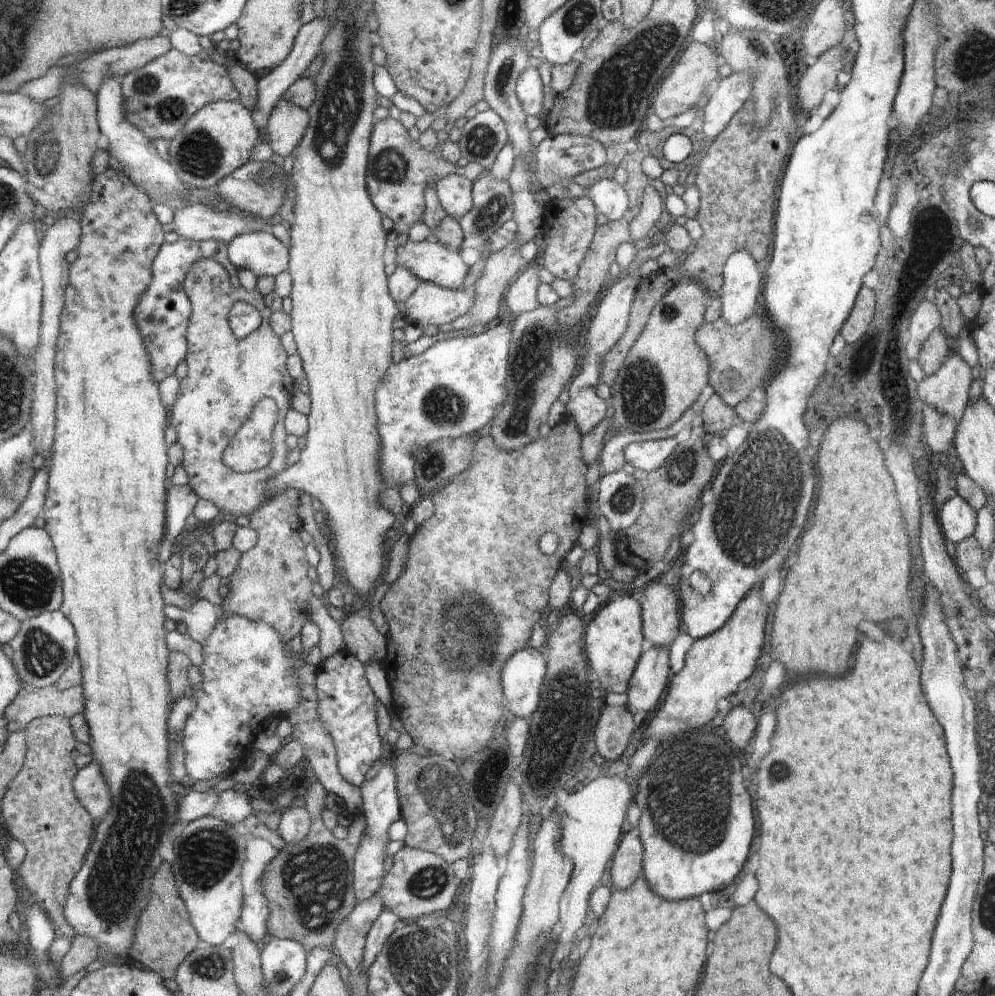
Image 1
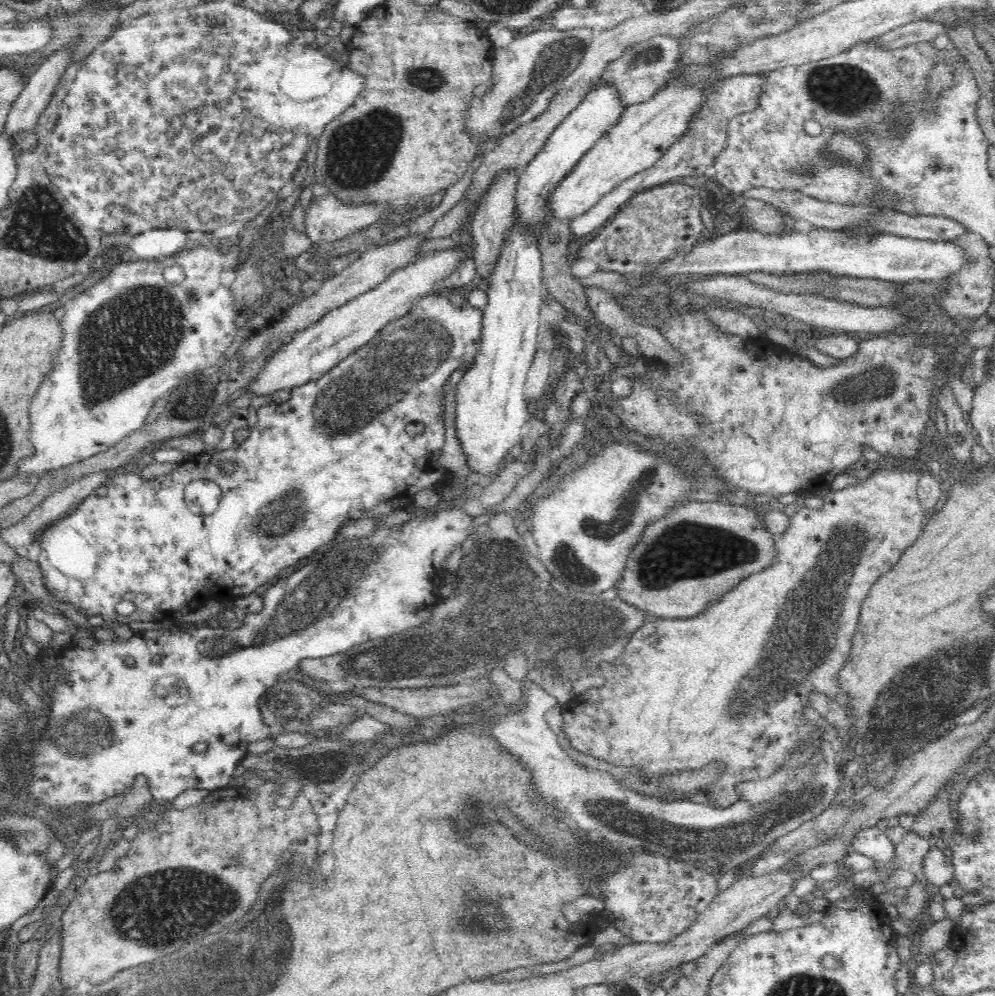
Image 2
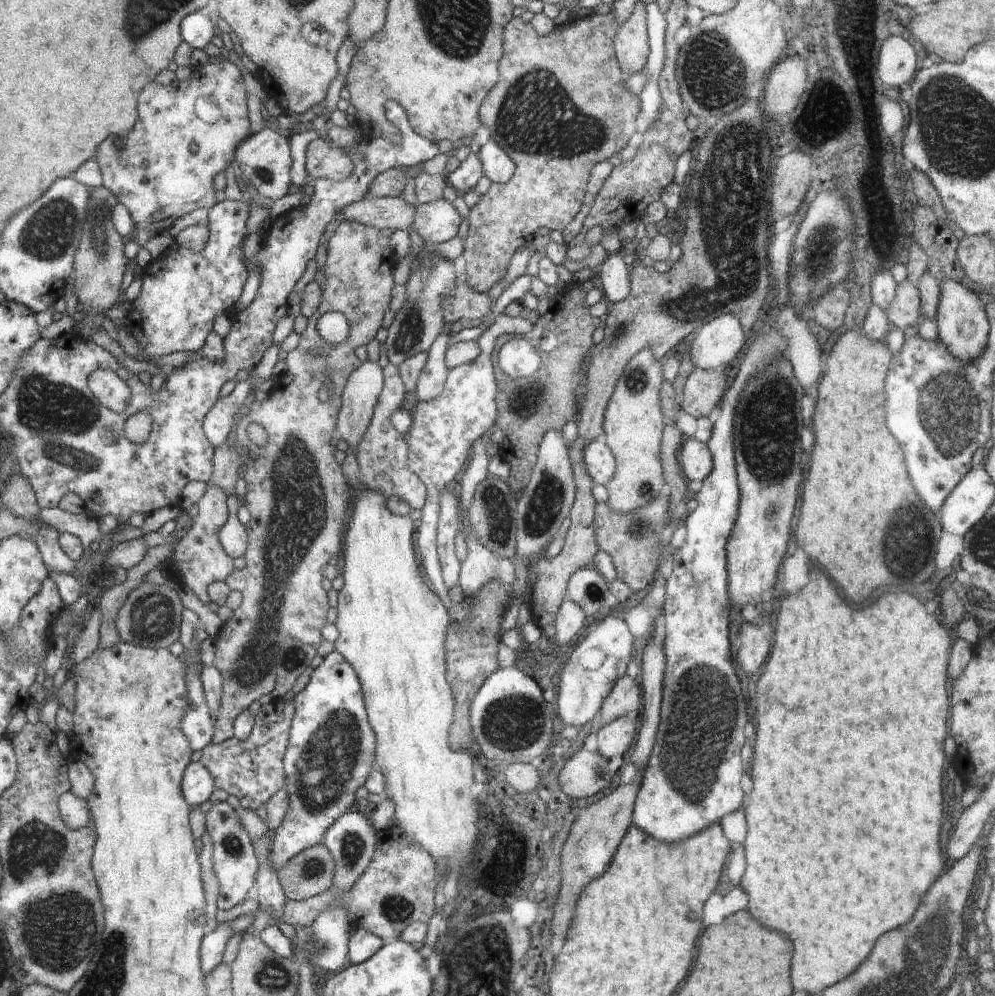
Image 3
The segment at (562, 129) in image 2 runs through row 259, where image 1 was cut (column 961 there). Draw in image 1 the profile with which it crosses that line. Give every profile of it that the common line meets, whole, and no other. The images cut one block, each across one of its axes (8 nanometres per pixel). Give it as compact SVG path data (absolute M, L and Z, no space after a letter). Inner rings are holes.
M954 494L938 510L937 522L945 538L957 545L975 534L977 511L961 496Z

